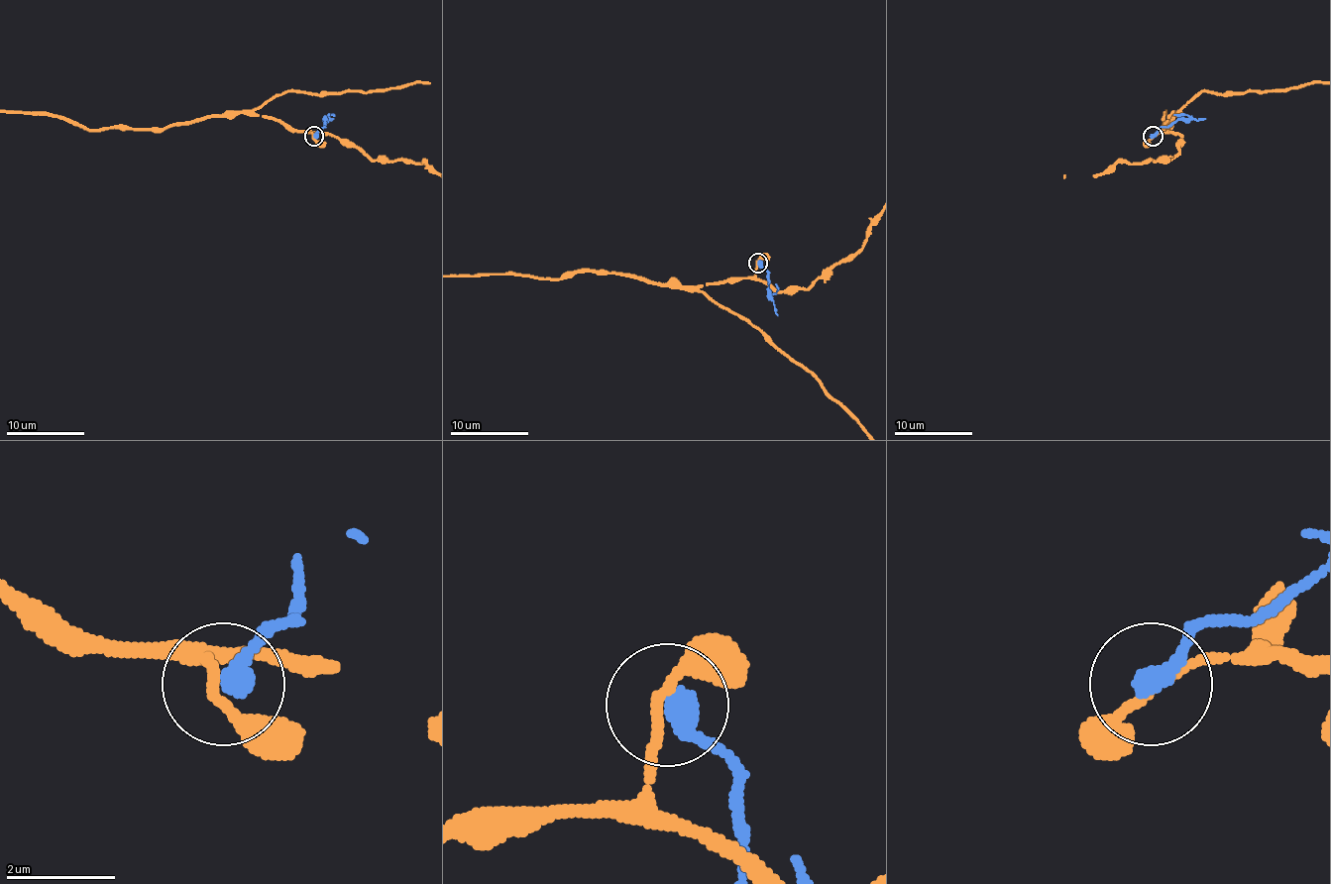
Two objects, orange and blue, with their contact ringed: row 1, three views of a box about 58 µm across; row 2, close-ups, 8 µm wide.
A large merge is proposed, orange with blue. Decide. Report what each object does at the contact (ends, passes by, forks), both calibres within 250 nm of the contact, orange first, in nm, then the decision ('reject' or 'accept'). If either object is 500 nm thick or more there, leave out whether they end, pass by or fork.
orange passes by; blue ends; calibres 160 and 440 nm; reject

